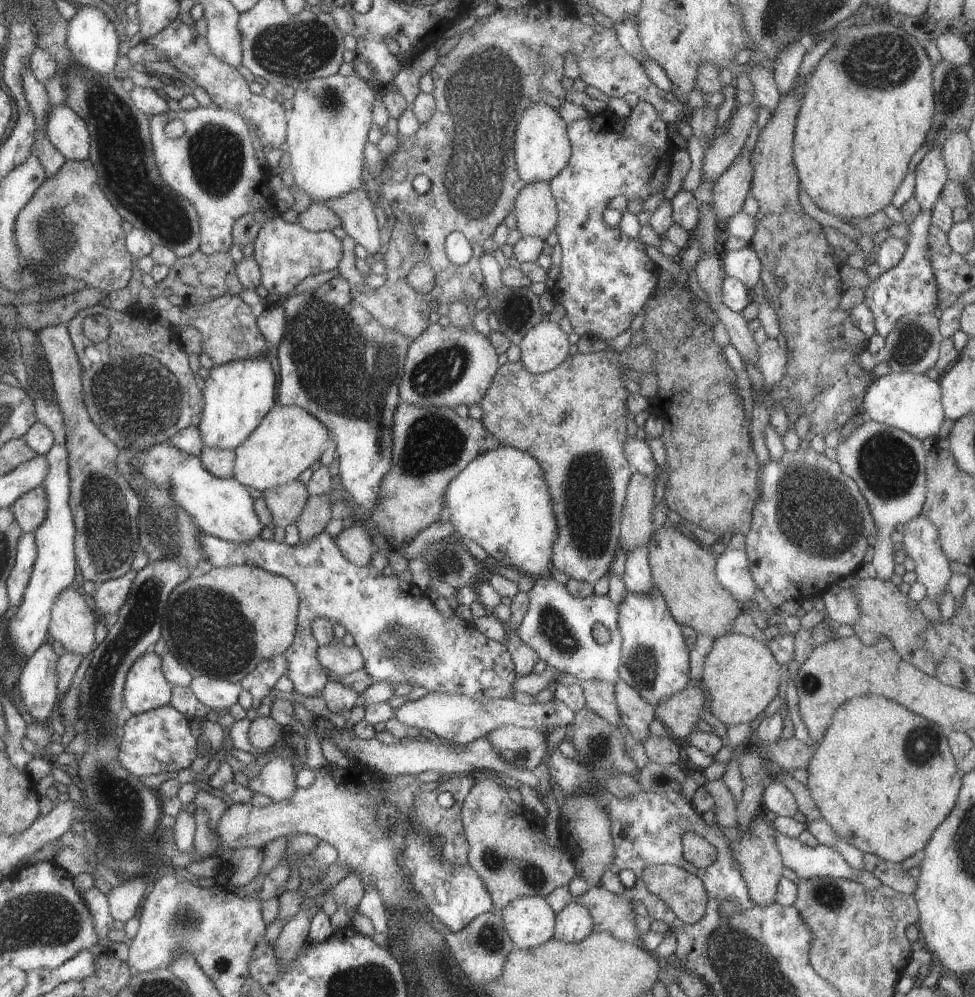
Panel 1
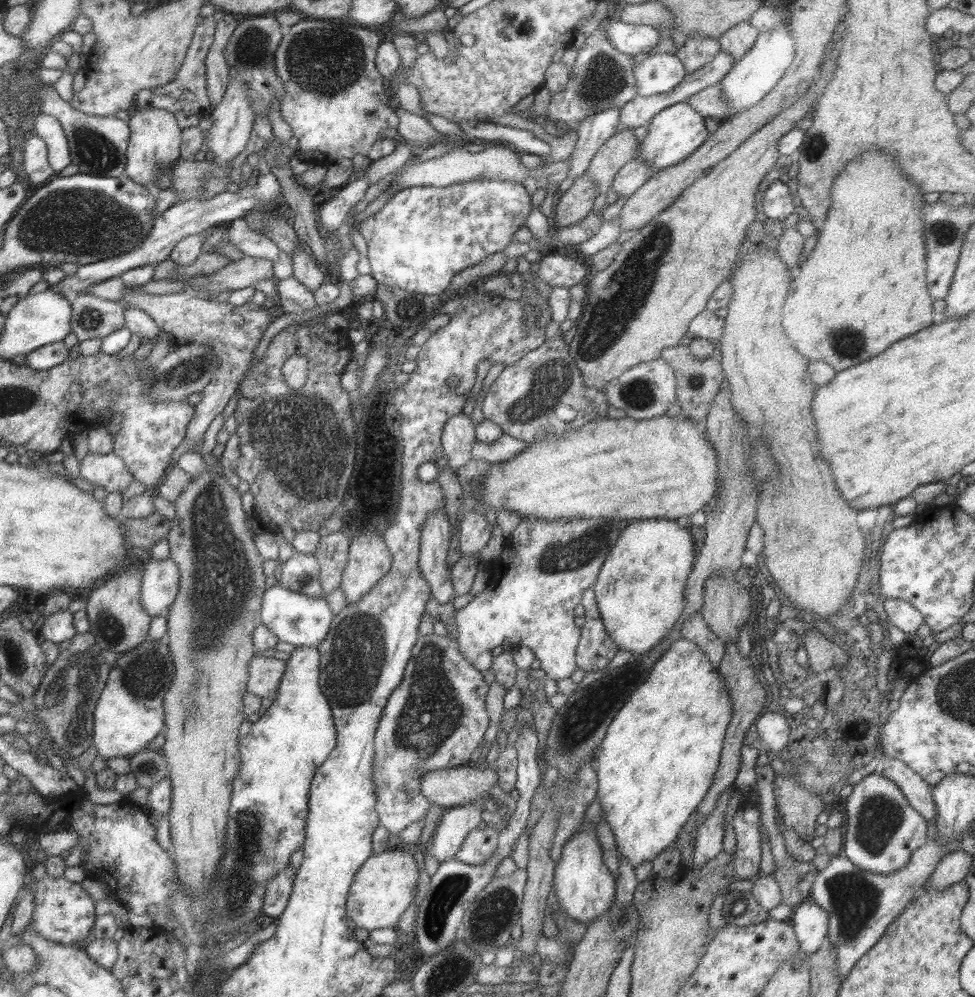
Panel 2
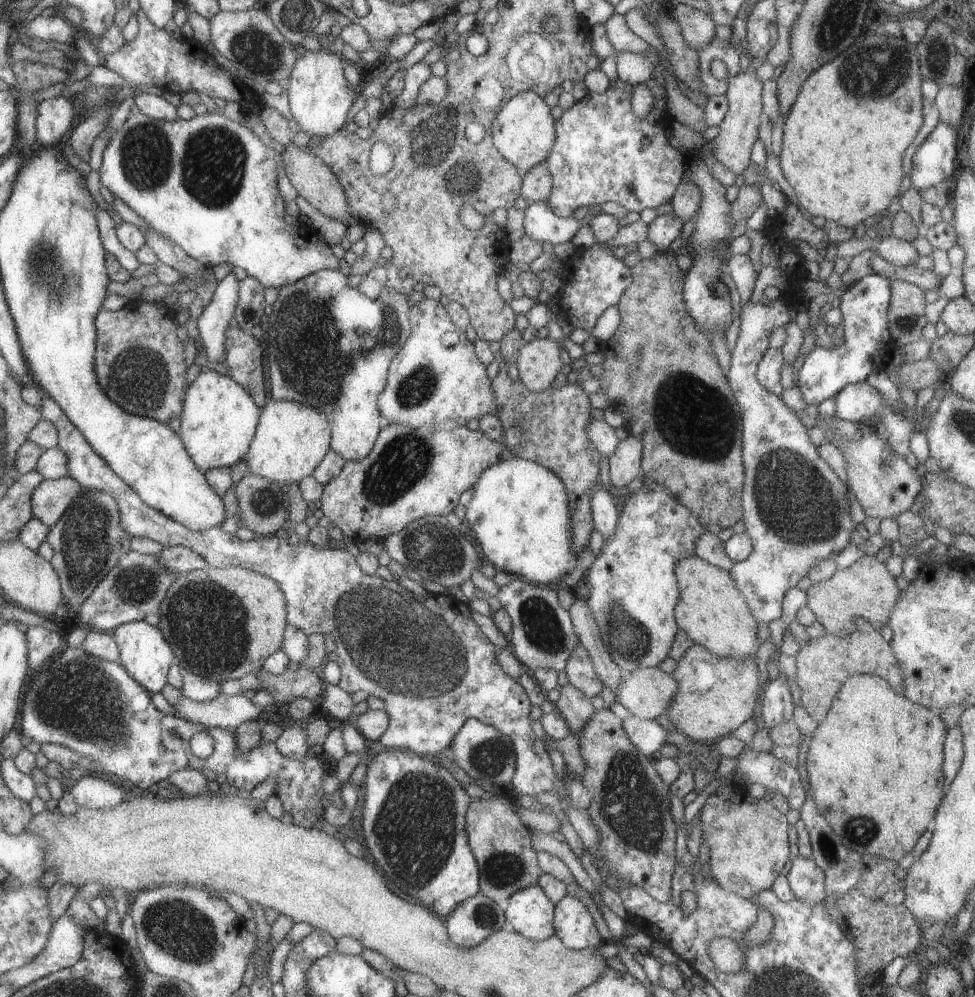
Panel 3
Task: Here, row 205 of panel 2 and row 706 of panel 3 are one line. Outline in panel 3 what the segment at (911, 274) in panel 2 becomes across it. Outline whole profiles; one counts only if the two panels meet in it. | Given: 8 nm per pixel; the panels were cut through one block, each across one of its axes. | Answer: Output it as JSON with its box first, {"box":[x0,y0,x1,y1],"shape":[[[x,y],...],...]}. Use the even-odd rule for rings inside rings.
{"box":[805,675,947,862],"shape":[[[874,675],[850,677],[839,688],[833,710],[826,716],[807,740],[805,770],[817,811],[848,850],[897,862],[932,823],[943,786],[941,744],[947,728],[938,712],[897,696],[885,680]]]}

